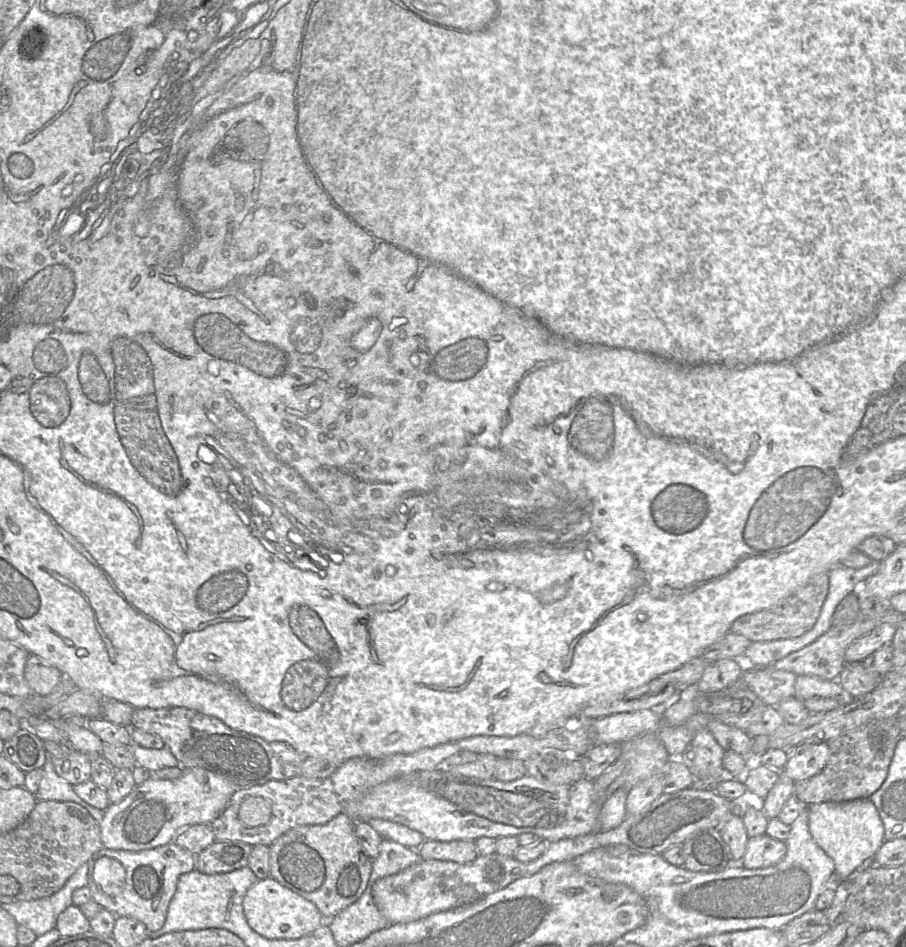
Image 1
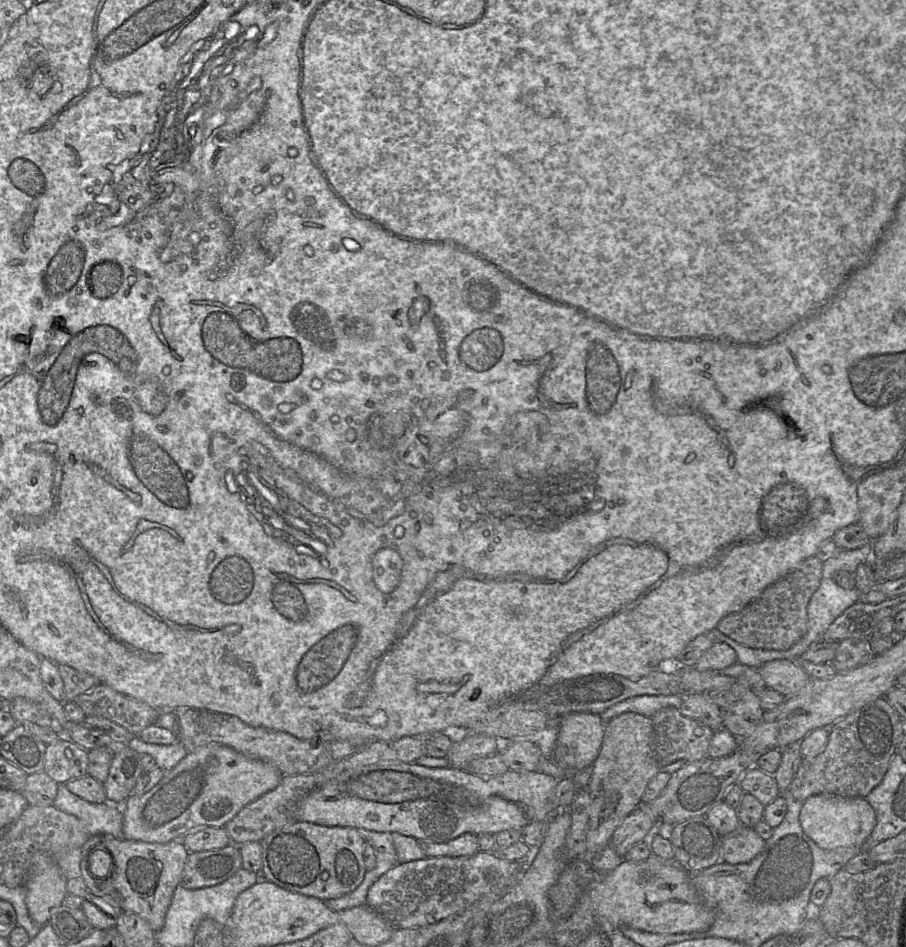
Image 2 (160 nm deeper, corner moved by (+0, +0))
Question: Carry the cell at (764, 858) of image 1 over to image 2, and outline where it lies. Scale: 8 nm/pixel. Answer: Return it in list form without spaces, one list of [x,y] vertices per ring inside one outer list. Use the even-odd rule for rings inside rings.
[[[741,825],[722,837],[721,861],[729,864],[748,863],[765,847],[762,839],[753,828]]]

